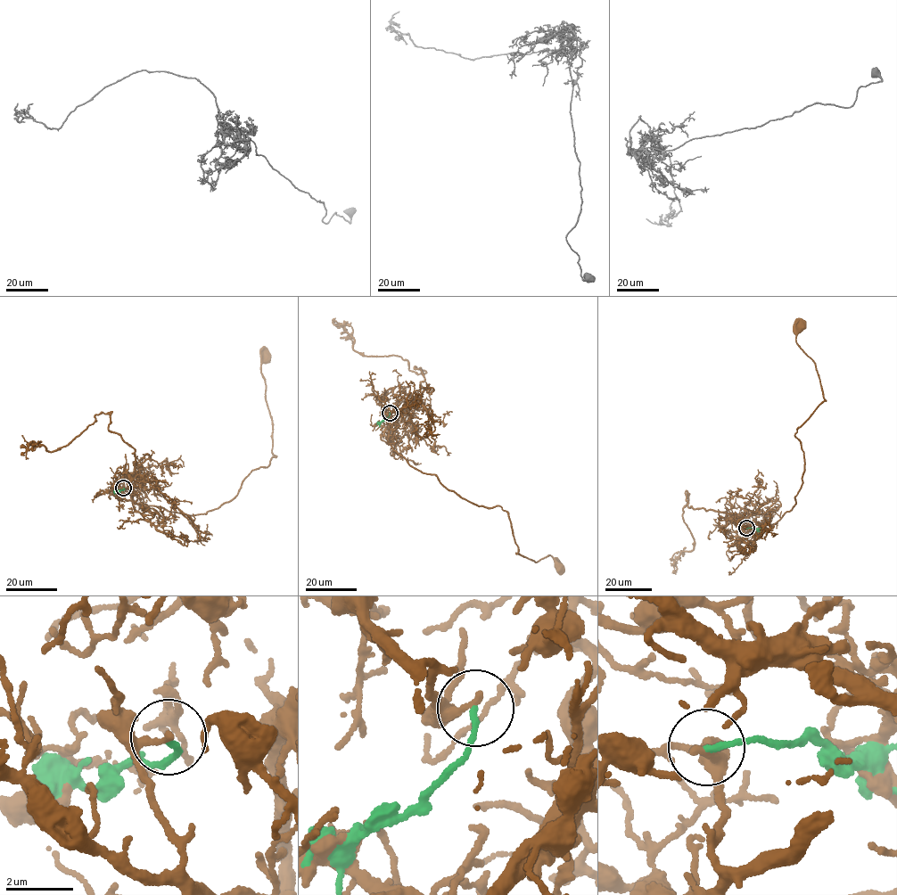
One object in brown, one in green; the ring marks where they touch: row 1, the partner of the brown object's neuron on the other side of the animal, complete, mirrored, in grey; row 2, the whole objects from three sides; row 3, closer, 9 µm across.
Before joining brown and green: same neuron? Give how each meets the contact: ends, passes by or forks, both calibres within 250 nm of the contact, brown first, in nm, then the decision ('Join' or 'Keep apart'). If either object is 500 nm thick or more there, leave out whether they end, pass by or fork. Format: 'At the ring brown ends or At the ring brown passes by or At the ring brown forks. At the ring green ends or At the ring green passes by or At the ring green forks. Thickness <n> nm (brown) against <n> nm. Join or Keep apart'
At the ring brown ends. At the ring green ends. Thickness 220 nm (brown) against 180 nm. Keep apart

